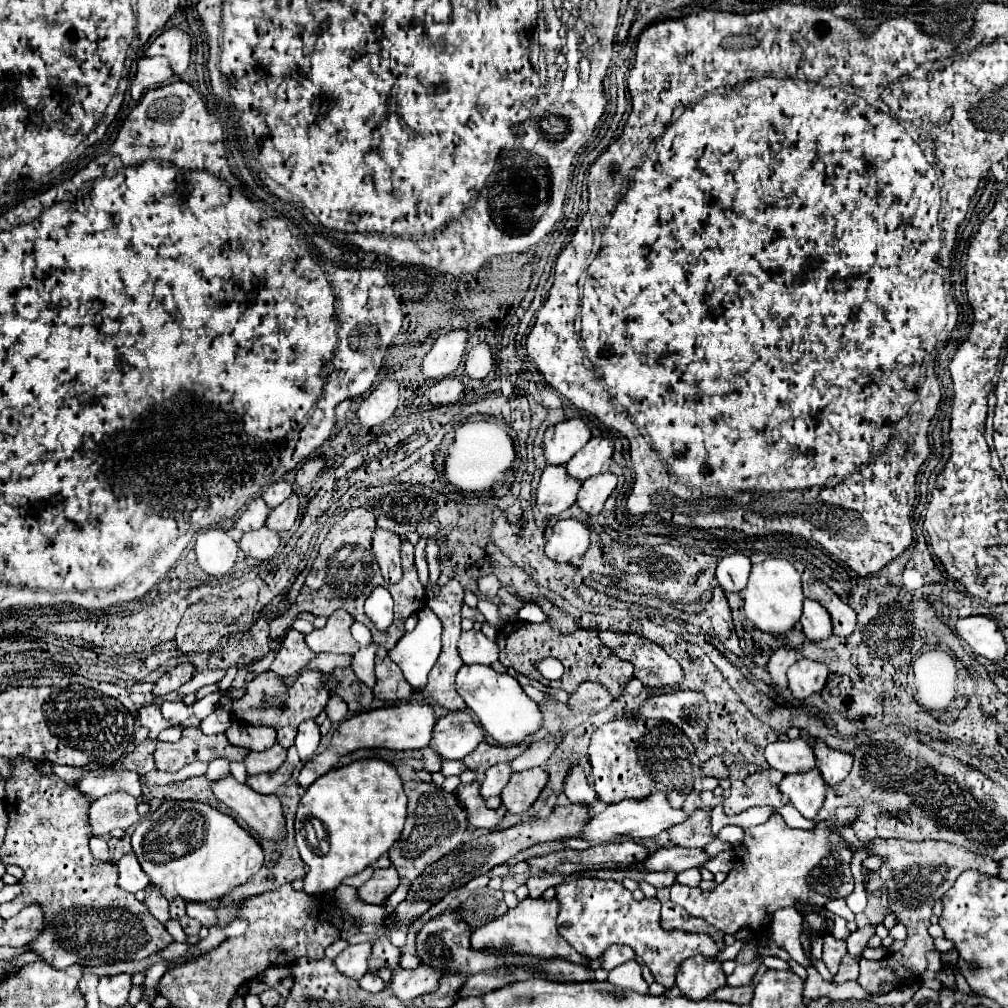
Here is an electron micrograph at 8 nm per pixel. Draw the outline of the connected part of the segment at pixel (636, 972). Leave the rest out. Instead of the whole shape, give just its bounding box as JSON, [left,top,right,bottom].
[608,961,648,993]

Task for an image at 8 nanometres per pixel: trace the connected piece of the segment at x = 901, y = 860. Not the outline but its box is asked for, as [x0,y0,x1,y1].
[856,839,1000,995]

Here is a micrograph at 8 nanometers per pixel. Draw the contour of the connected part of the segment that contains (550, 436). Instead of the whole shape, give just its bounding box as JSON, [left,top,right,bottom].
[544,419,592,465]

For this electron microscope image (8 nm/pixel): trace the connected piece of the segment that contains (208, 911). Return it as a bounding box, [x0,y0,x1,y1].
[186,903,216,927]

